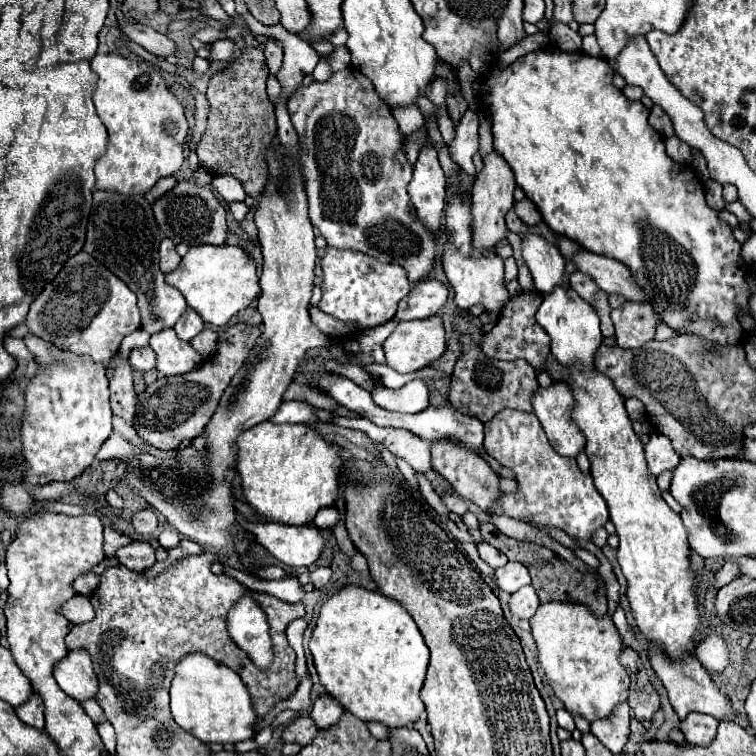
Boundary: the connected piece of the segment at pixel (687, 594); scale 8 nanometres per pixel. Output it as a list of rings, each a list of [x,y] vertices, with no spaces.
[[[569,365],[567,371],[569,371],[569,381],[565,383],[571,389],[573,399],[575,399],[571,415],[573,415],[575,425],[587,439],[585,453],[591,461],[591,477],[595,481],[597,491],[607,501],[611,521],[619,535],[617,559],[627,579],[627,599],[631,605],[631,613],[635,617],[637,631],[643,633],[647,643],[657,643],[669,657],[679,659],[689,653],[689,645],[693,645],[693,637],[699,625],[699,613],[697,613],[697,603],[695,603],[695,593],[693,593],[693,573],[689,565],[689,543],[687,543],[683,521],[665,503],[655,477],[649,475],[645,455],[643,455],[643,443],[633,431],[631,419],[625,409],[625,399],[619,395],[611,379],[603,375],[601,371],[597,371],[595,367],[591,371],[581,371],[575,365]]]

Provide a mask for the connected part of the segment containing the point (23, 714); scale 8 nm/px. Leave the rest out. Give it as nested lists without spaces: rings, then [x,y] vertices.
[[[33,693],[31,701],[25,703],[23,707],[15,709],[15,713],[17,713],[17,717],[19,717],[23,723],[27,723],[27,725],[31,725],[31,727],[35,727],[35,729],[39,729],[39,731],[45,729],[45,721],[43,721],[43,703],[41,703],[39,695]]]

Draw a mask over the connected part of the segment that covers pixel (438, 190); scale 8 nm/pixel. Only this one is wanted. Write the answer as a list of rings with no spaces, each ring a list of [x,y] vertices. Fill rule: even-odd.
[[[424,146],[419,151],[413,179],[409,183],[409,197],[423,227],[433,235],[439,235],[445,207],[445,175],[433,146]]]

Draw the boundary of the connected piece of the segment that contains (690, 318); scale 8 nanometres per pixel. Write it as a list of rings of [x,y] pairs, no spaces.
[[[545,47],[535,53],[529,53],[525,57],[519,57],[513,65],[497,69],[491,67],[489,73],[481,81],[481,99],[483,105],[489,105],[491,111],[491,131],[493,131],[493,147],[495,151],[509,163],[509,167],[515,173],[517,185],[525,191],[527,199],[531,199],[537,209],[543,215],[543,221],[559,235],[565,235],[573,239],[579,247],[599,253],[605,257],[613,257],[629,267],[635,283],[645,291],[647,301],[653,305],[653,311],[657,319],[661,319],[665,325],[669,325],[675,333],[683,335],[695,335],[705,345],[713,347],[725,347],[725,345],[737,345],[745,339],[745,329],[739,321],[739,313],[749,313],[749,299],[751,299],[751,285],[747,283],[747,271],[743,267],[741,259],[741,243],[735,241],[733,229],[729,223],[719,219],[719,211],[711,209],[705,203],[705,185],[695,173],[695,169],[689,163],[677,163],[665,153],[663,137],[649,125],[649,109],[641,101],[627,99],[615,85],[613,85],[613,69],[605,59],[589,57],[581,51],[577,53],[563,53],[555,47]]]

